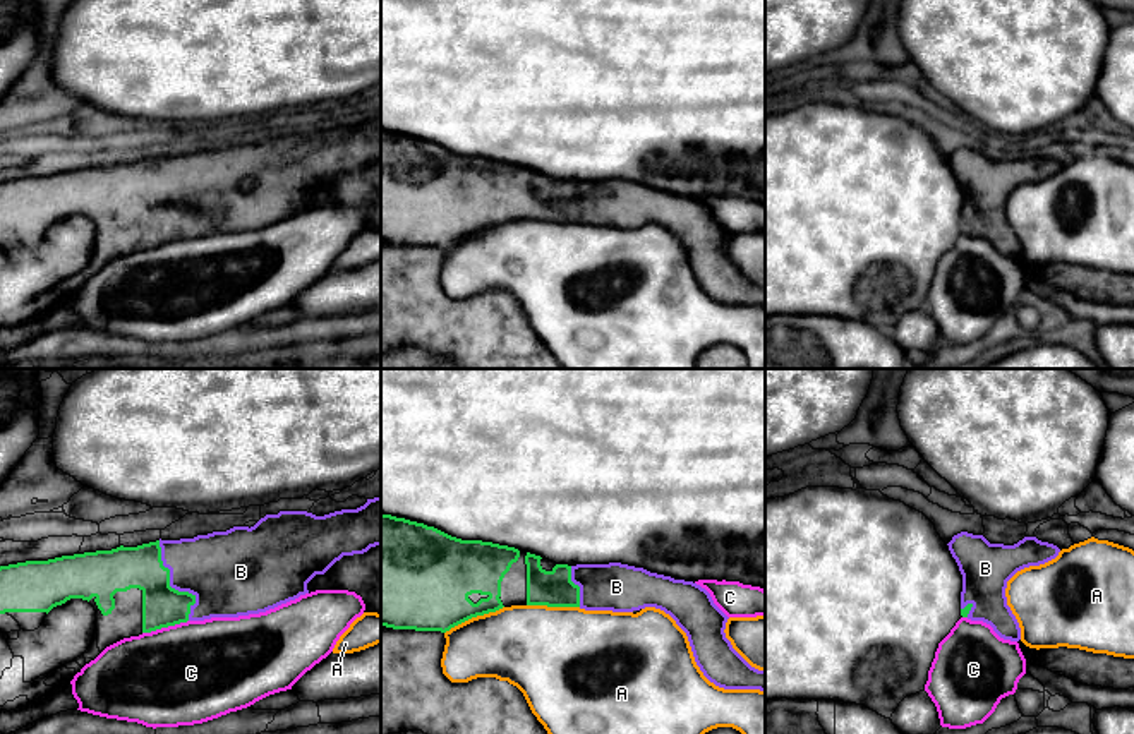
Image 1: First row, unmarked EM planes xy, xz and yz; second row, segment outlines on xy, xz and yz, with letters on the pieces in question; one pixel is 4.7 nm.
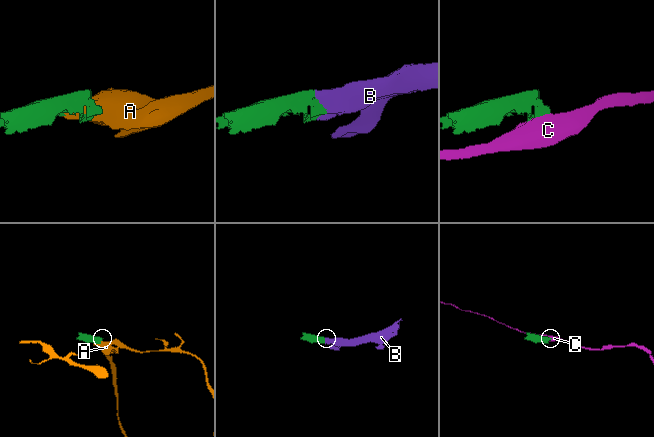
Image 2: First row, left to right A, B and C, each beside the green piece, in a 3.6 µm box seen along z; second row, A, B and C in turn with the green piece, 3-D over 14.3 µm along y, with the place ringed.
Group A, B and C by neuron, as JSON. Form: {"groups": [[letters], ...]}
{"groups": [["A"], ["B"], ["C"]]}

